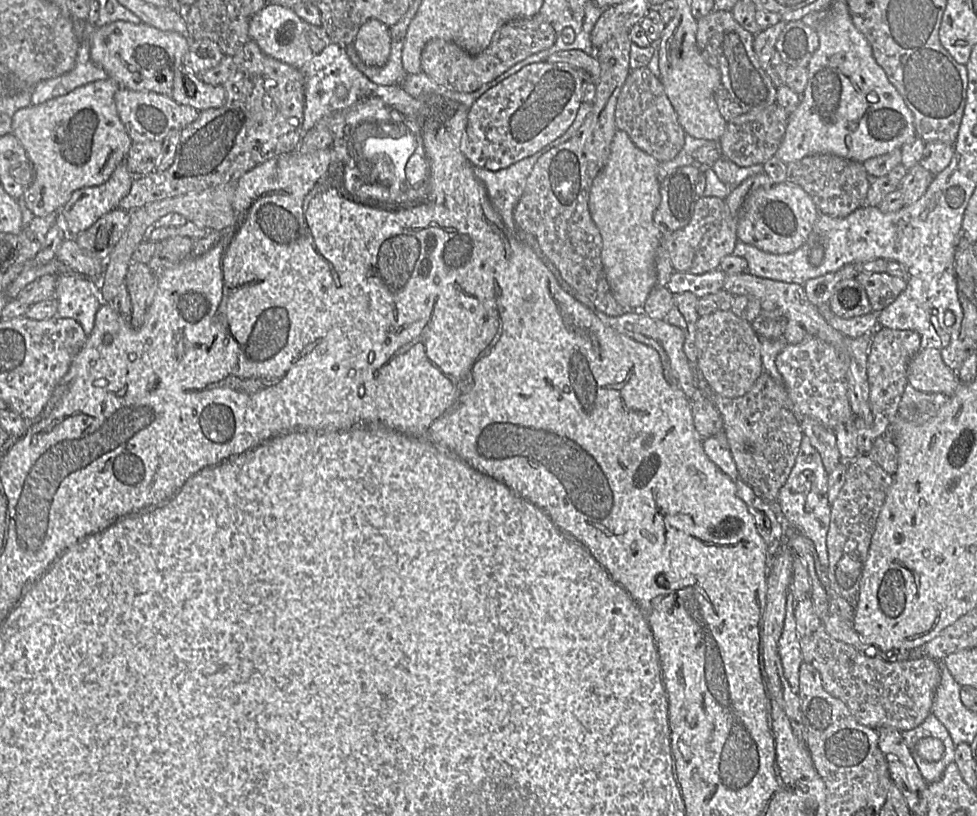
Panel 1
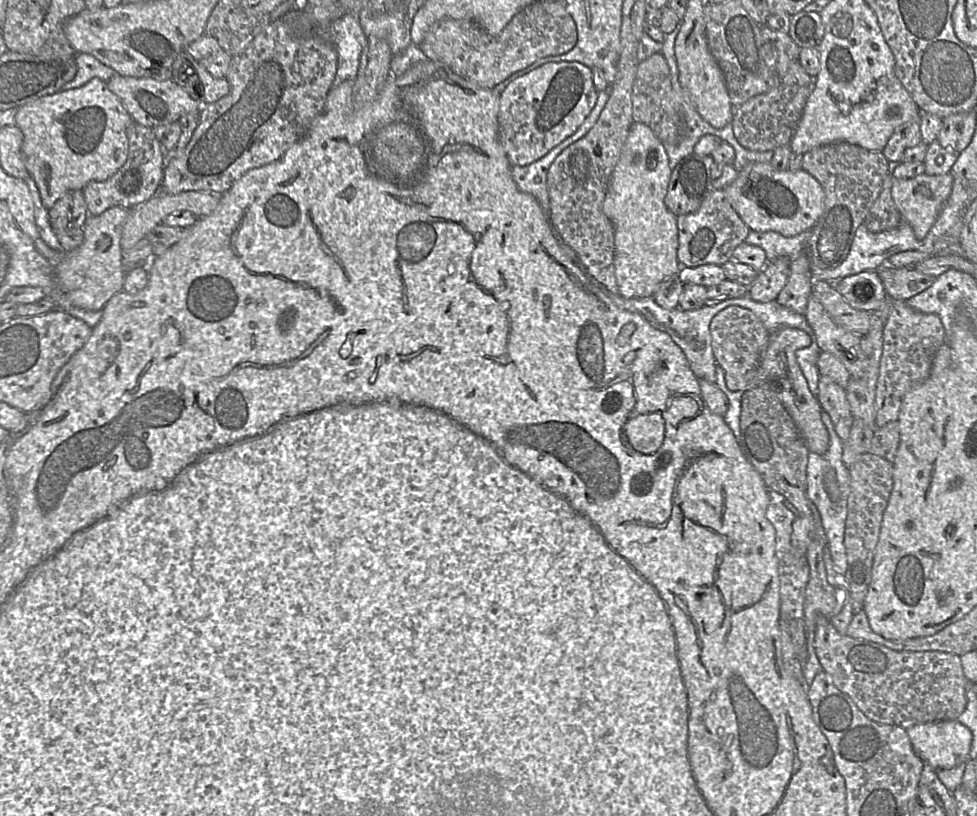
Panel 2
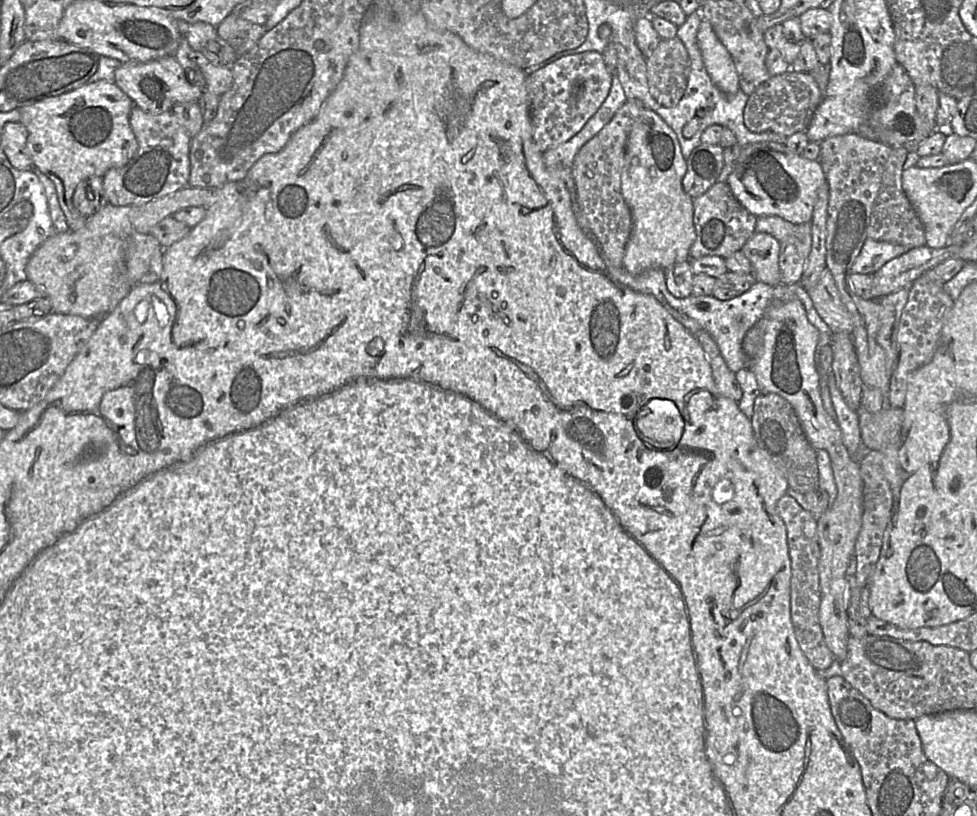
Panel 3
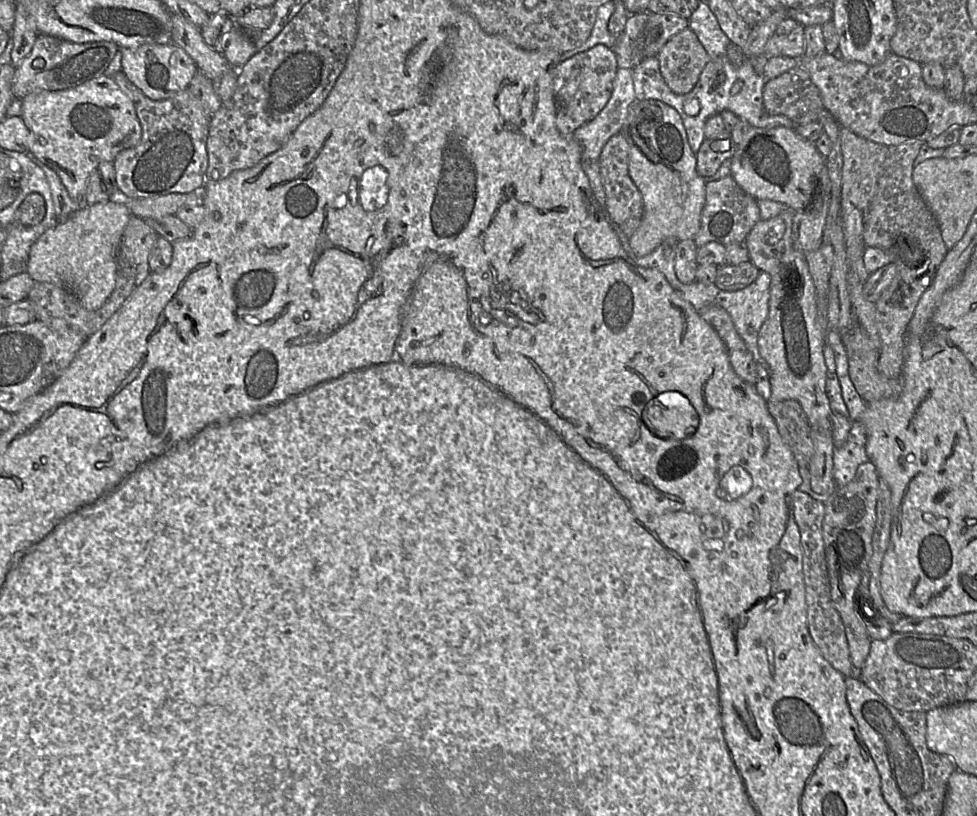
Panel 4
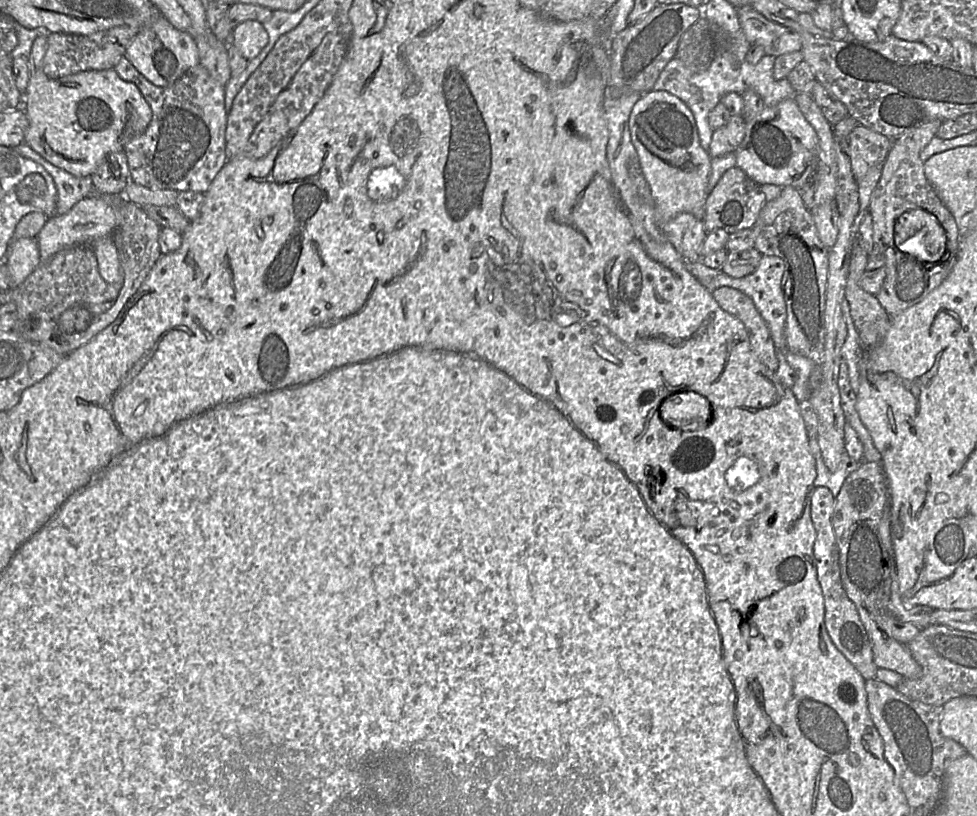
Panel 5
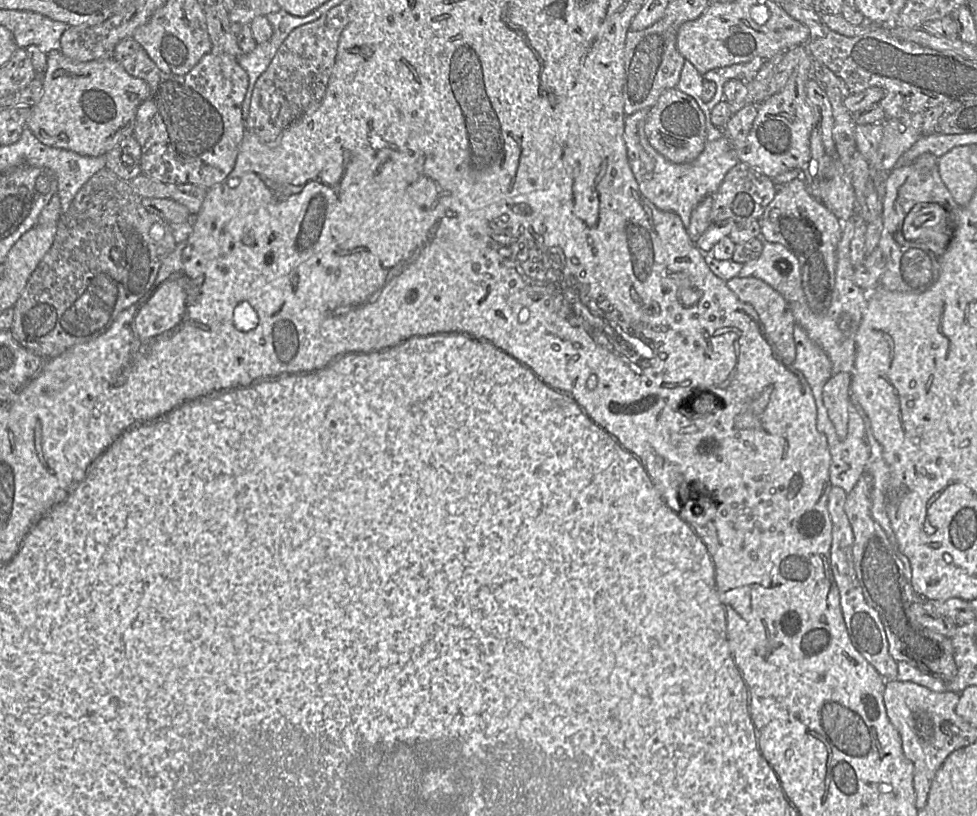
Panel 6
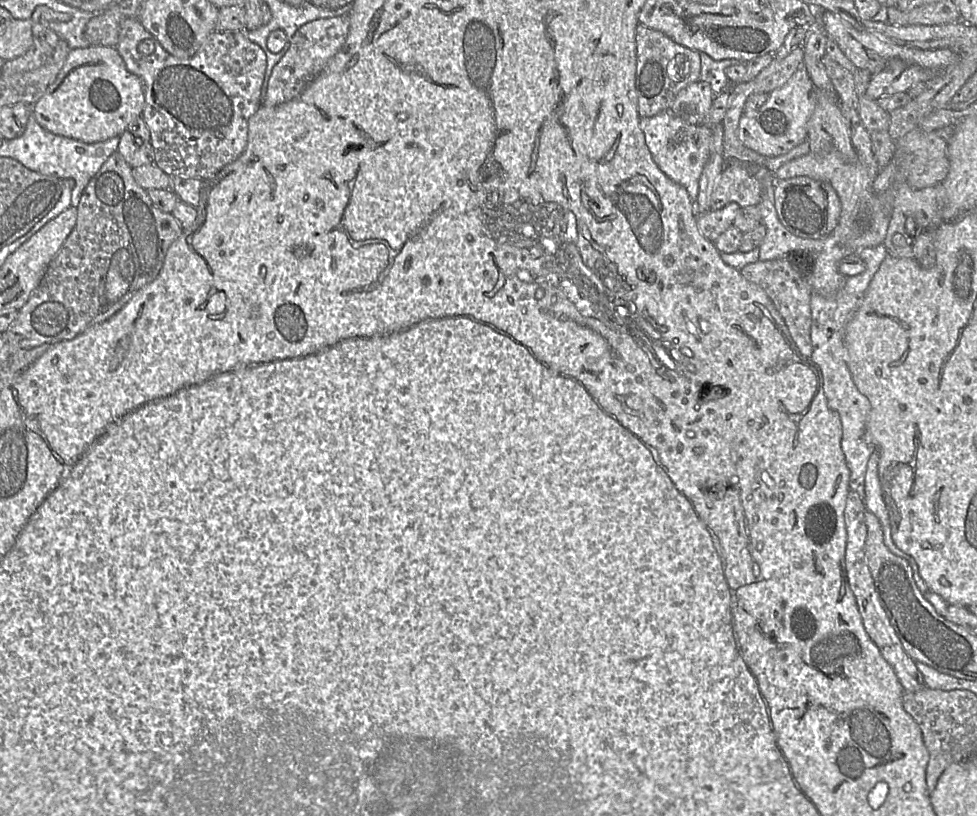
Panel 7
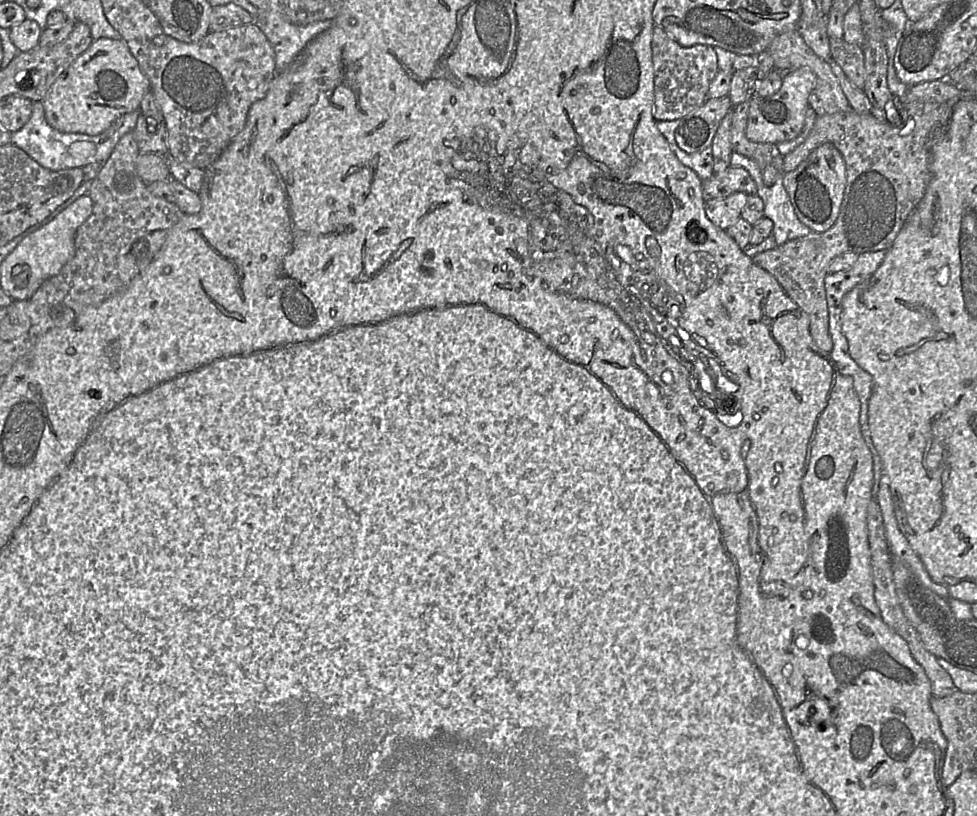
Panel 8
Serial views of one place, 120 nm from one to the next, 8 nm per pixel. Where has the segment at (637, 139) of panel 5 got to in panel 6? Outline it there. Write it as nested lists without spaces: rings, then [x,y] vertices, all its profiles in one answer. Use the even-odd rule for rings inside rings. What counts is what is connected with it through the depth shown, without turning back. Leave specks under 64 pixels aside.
[[[677,88],[668,89],[649,109],[644,132],[649,144],[668,161],[676,164],[688,163],[695,160],[705,147],[705,115],[691,96]]]

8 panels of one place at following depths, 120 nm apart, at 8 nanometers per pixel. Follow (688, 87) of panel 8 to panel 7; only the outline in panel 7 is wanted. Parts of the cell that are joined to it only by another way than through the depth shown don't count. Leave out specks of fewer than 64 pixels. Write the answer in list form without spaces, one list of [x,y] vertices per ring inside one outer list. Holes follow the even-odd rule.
[[[638,24],[635,32],[635,88],[640,118],[667,112],[677,94],[689,84],[699,81],[700,53],[677,44],[661,31]]]

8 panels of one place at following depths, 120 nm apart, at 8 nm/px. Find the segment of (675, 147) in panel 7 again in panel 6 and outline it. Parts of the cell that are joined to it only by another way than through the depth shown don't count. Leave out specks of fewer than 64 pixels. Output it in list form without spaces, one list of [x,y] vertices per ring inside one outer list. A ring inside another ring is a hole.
[[[640,110],[625,117],[623,137],[628,161],[641,193],[660,210],[676,213],[687,228],[693,209],[705,197],[715,194],[727,172],[739,159],[733,144],[721,137],[706,141],[703,151],[691,162],[676,164],[668,161],[649,144],[645,136],[648,111]]]

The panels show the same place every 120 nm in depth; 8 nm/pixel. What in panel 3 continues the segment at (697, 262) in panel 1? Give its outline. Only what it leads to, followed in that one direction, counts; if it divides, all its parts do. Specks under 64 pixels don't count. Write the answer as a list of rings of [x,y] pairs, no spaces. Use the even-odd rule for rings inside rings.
[[[716,182],[704,194],[693,201],[695,239],[689,248],[689,259],[708,255],[727,258],[741,250],[754,234],[757,217],[749,212],[734,196],[727,182]]]

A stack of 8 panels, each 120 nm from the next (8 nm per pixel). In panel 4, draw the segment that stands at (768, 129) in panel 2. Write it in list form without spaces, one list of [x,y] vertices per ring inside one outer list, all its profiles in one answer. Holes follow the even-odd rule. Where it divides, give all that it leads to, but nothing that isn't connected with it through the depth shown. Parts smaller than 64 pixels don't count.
[[[799,64],[767,80],[763,89],[763,103],[769,114],[783,115],[796,125],[819,119],[824,107],[820,89]]]

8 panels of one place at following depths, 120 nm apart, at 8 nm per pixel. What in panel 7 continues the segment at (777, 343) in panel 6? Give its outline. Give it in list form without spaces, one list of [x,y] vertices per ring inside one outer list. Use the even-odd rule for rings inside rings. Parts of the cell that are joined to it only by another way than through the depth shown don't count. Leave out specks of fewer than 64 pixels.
[[[790,256],[768,261],[758,260],[746,265],[740,272],[746,280],[764,289],[783,318],[799,351],[810,357],[813,351],[811,342],[811,306],[814,293],[807,276],[807,266],[803,259],[799,258],[795,262],[795,259]]]

